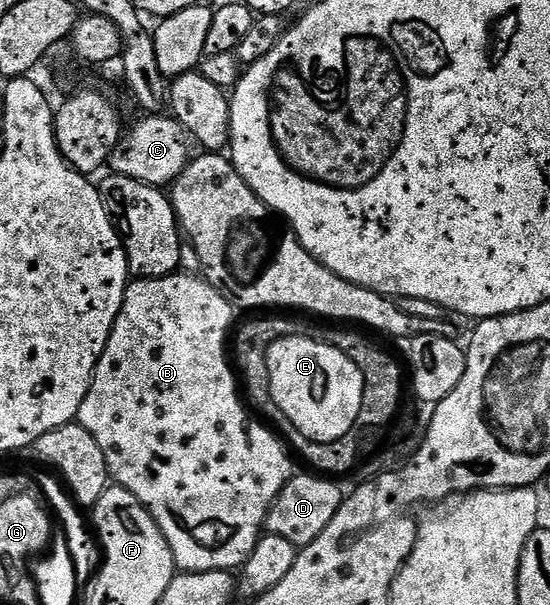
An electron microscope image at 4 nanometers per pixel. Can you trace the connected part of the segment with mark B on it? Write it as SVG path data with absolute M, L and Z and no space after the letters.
M175 273L159 279L134 279L127 283L122 308L112 325L108 345L104 345L104 353L94 370L94 380L88 389L88 397L84 397L84 405L80 405L78 410L76 421L84 429L88 429L92 437L96 437L96 445L100 445L100 450L104 452L104 461L110 470L111 480L117 486L128 489L132 497L142 502L146 512L153 517L156 525L164 533L174 554L175 564L182 571L230 571L241 568L263 534L270 506L274 504L286 482L292 478L291 452L284 446L283 440L269 426L261 427L256 420L250 419L249 413L246 412L247 404L240 394L240 387L228 358L228 336L235 326L234 311L236 312L235 304L227 296L211 283L207 283L205 278L197 275Z

